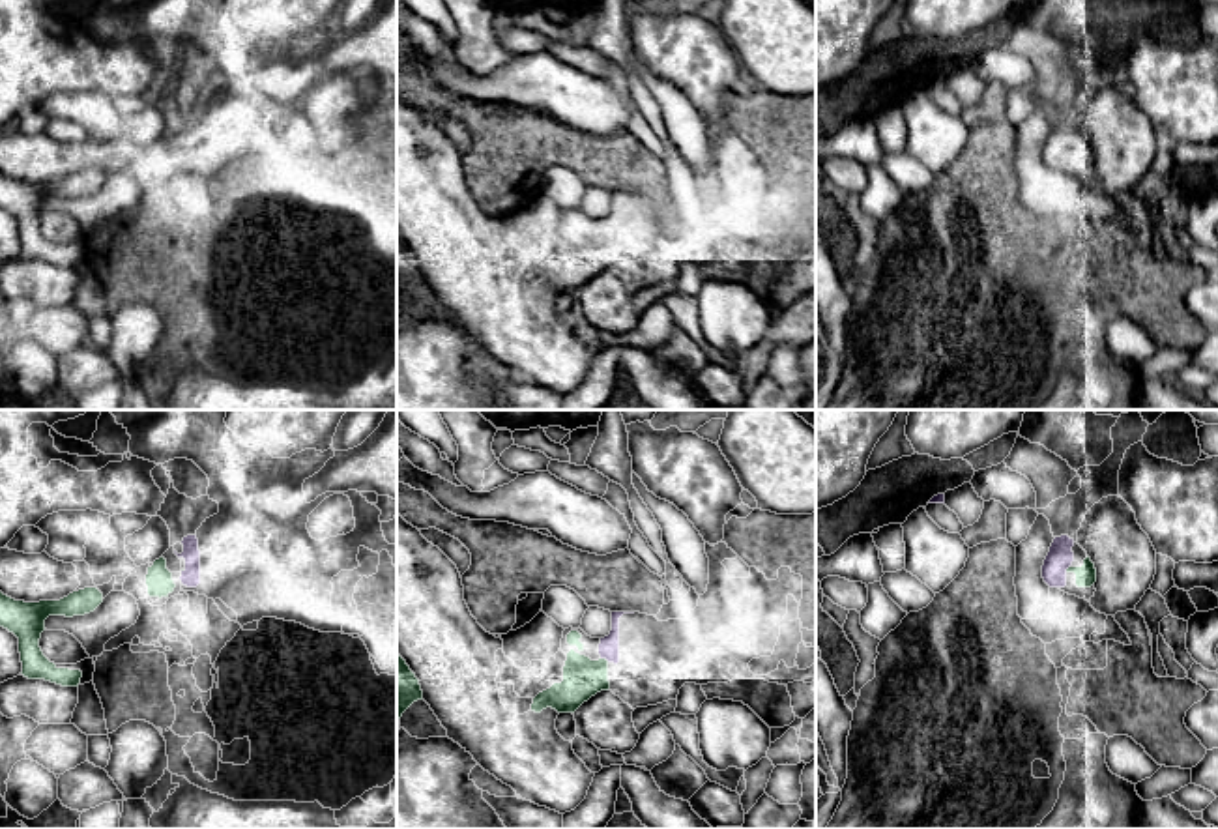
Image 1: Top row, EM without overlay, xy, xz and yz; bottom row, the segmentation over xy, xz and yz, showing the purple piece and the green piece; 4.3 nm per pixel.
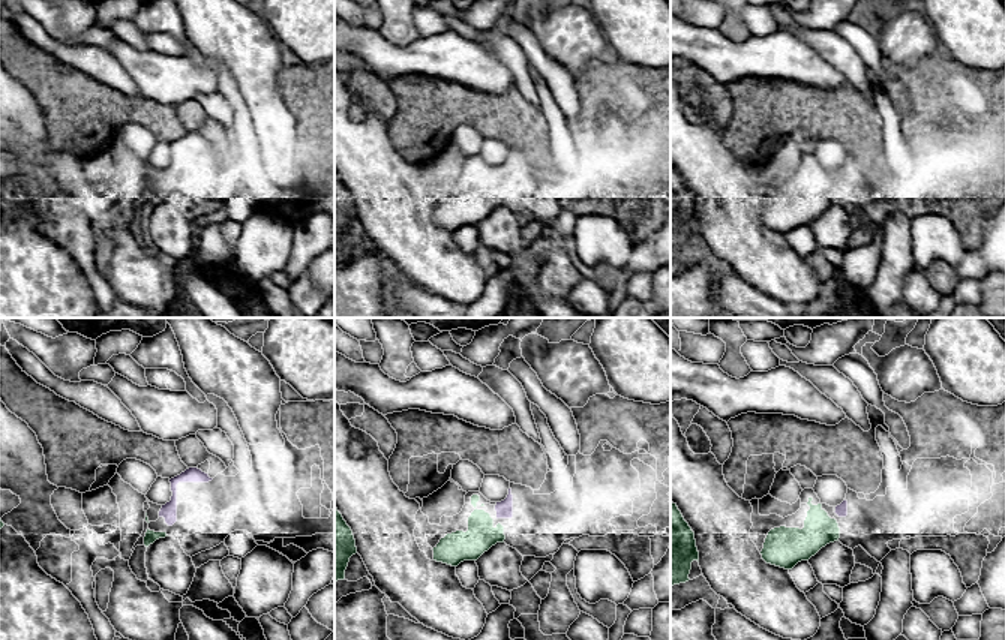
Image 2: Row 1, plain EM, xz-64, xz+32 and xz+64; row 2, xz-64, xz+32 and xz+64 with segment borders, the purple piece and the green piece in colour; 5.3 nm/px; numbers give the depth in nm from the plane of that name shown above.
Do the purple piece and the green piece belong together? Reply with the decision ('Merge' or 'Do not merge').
Merge

